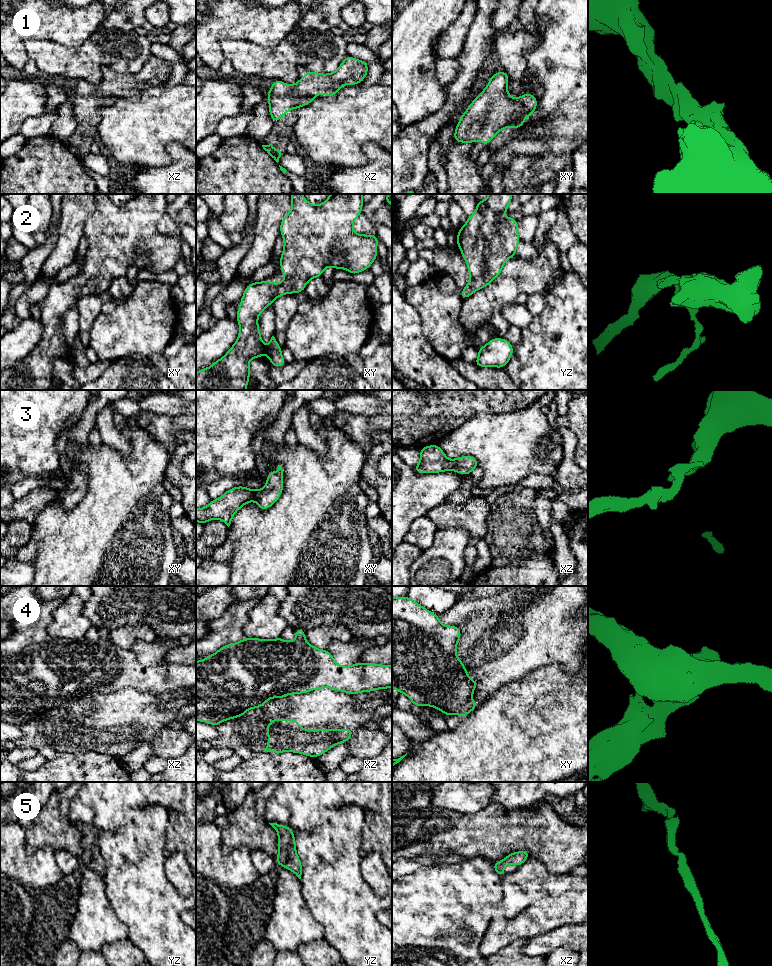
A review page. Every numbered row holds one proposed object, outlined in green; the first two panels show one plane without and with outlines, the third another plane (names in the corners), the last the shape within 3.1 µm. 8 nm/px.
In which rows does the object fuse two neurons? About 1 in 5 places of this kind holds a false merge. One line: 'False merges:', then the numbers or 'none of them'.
False merges: 4

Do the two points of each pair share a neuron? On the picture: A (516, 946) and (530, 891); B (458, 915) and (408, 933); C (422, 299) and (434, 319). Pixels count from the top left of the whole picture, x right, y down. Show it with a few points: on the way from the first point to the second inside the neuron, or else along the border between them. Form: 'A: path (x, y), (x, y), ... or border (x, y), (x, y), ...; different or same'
A: border (527, 938), (516, 938), (498, 952); different
B: path (446, 913), (441, 913), (420, 933); same
C: path (427, 304), (434, 311), (434, 314); same

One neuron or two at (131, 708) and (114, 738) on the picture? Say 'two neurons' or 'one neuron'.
one neuron

